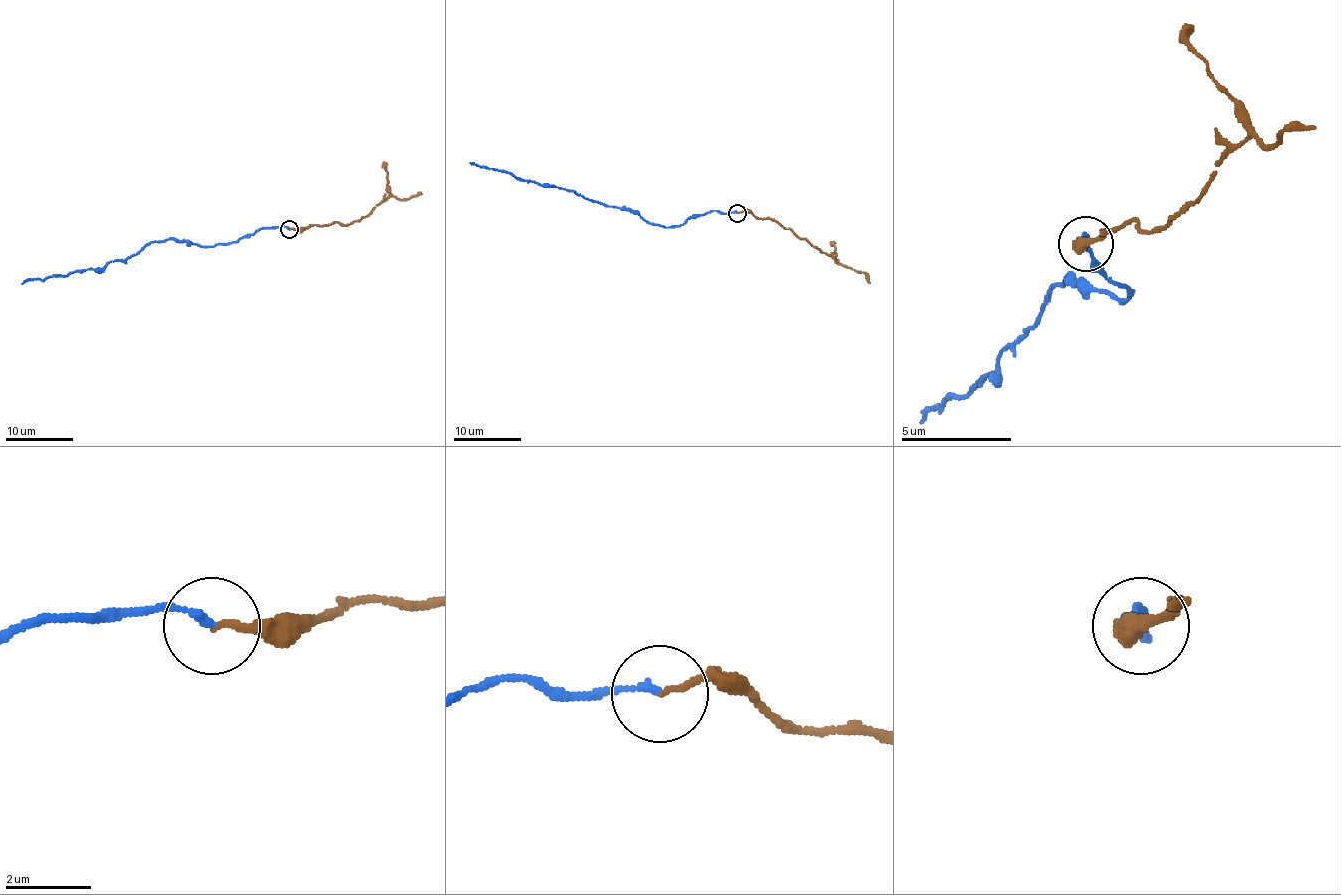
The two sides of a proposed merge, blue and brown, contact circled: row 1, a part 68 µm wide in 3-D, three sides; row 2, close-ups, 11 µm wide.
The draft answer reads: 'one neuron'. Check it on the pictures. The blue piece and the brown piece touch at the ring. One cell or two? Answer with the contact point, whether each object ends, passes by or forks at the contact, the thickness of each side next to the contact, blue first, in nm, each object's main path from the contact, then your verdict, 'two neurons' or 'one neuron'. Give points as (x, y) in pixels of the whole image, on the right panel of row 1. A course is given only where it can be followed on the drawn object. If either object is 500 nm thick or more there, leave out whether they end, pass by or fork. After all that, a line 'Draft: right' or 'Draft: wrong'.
(1086, 243) | blue ends | brown ends | 170/150 nm | blue via (1087, 245), (1082, 234), (1087, 239), (1076, 239), (1126, 289), (1126, 300), (1065, 278), (993, 371), (922, 421) | brown via (1087, 245), (1076, 245), (1126, 223), (1159, 228), (1253, 134), (1275, 145), (1286, 129), (1313, 123) | one neuron
Draft: right

